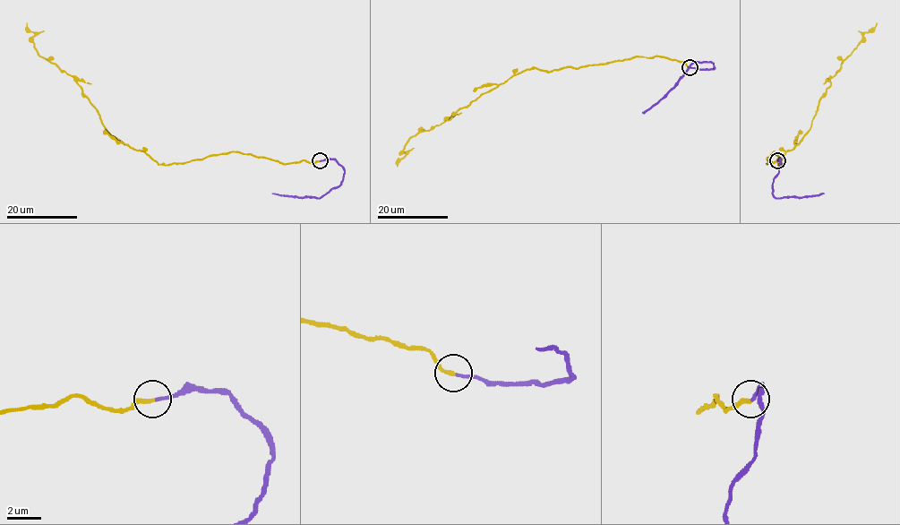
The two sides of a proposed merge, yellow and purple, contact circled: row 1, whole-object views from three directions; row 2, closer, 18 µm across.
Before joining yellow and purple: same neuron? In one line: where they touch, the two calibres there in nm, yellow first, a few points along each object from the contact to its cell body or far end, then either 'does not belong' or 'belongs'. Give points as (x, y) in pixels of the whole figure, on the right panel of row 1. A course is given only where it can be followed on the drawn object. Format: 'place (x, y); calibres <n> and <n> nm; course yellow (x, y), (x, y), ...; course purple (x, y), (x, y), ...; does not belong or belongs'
place (777, 160); calibres 240 and 180 nm; course yellow (777, 160), (767, 164), (775, 151), (782, 163), (778, 165), (810, 129), (829, 80), (865, 32), (877, 23); course purple (777, 160), (779, 159), (778, 171), (773, 183), (773, 194), (775, 198), (823, 193); belongs

